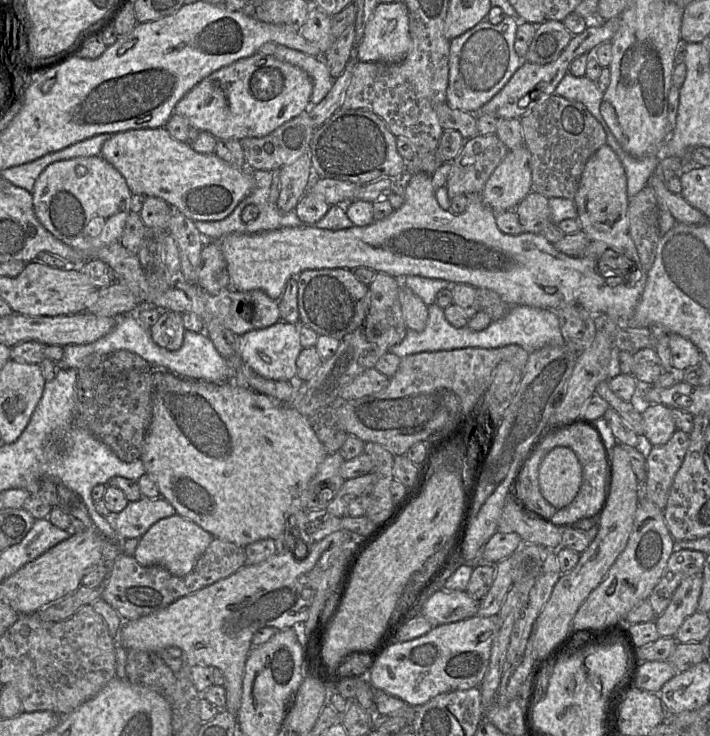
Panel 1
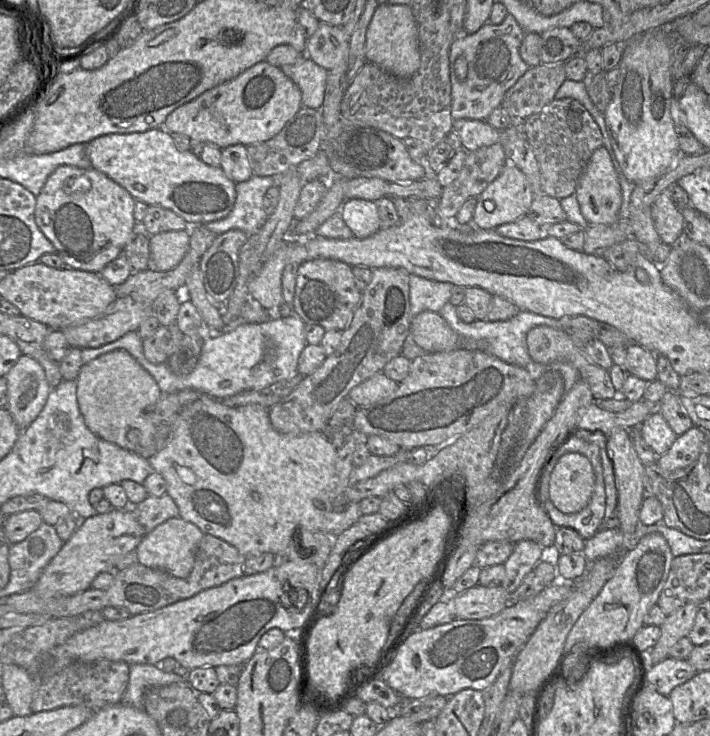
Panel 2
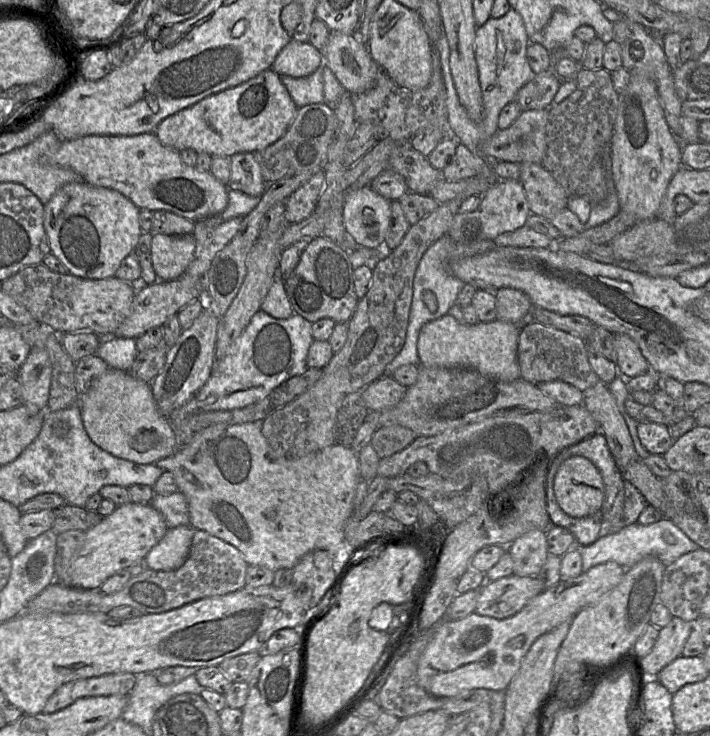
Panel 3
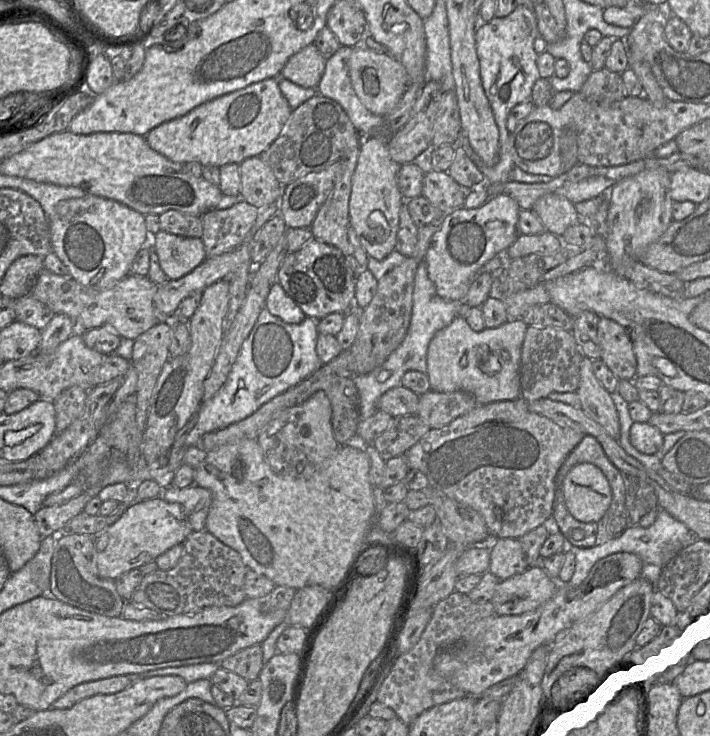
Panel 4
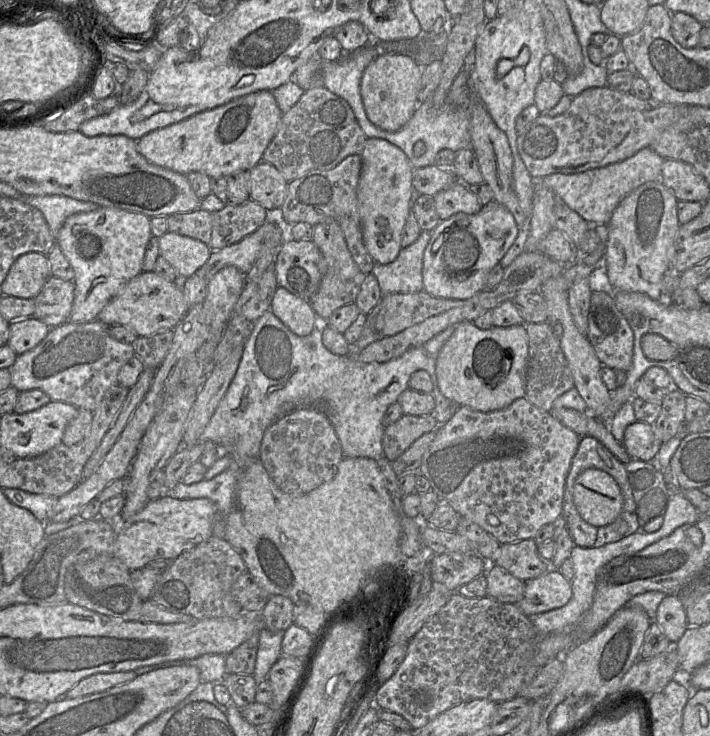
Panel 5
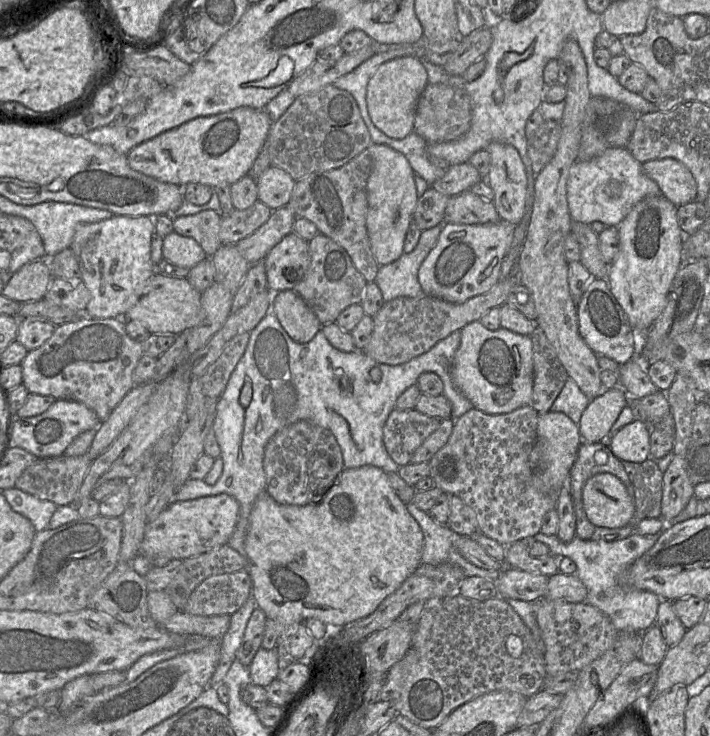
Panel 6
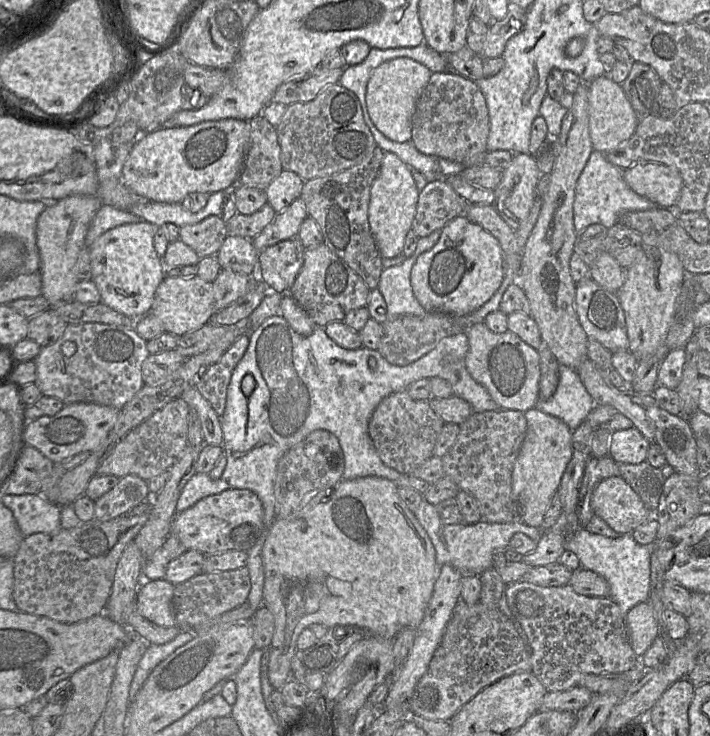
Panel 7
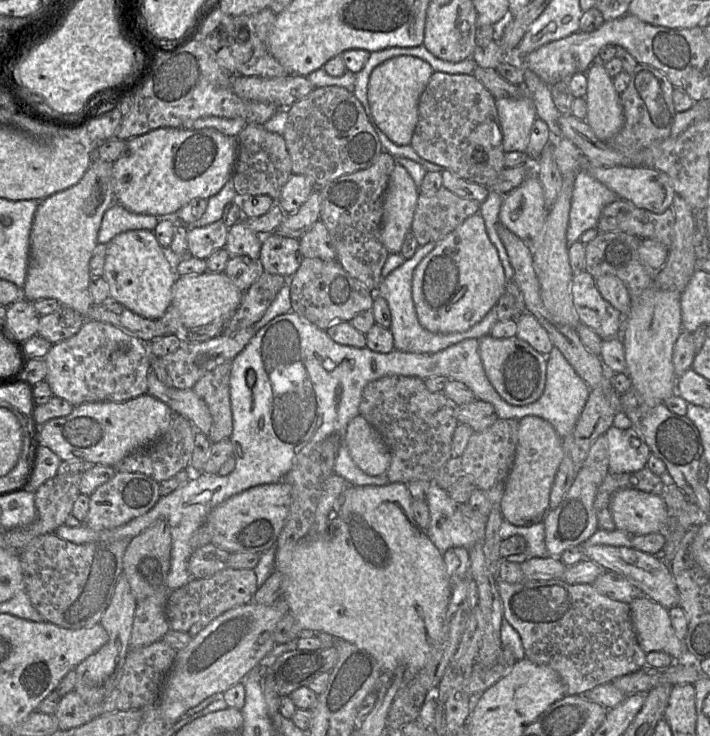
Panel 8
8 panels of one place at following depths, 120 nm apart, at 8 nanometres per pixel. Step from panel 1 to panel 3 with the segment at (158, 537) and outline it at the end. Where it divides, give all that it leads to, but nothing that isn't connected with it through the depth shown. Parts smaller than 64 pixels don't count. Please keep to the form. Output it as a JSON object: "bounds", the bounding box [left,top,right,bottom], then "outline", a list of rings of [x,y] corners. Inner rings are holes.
{"bounds":[145,525,194,571],"outline":[[[190,525],[168,528],[163,538],[145,556],[148,568],[172,571],[181,567],[188,558],[194,532]]]}

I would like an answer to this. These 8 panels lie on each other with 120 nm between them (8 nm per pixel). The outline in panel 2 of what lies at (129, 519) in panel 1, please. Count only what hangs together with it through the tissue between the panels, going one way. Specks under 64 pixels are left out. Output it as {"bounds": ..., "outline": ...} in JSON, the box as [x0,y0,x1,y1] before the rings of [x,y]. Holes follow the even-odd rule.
{"bounds":[128,494,179,534],"outline":[[[165,494],[161,497],[148,495],[137,505],[128,507],[146,534],[170,518],[179,517],[179,509],[174,500]]]}

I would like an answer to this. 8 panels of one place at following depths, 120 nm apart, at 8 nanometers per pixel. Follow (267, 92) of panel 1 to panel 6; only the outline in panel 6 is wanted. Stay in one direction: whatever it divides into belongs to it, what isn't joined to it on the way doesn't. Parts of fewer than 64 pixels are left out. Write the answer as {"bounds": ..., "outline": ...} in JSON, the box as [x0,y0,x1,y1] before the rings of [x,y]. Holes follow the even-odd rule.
{"bounds":[127,107,272,187],"outline":[[[251,107],[198,117],[134,147],[127,154],[128,164],[146,176],[181,187],[189,183],[230,187],[250,174],[272,123],[265,109]]]}

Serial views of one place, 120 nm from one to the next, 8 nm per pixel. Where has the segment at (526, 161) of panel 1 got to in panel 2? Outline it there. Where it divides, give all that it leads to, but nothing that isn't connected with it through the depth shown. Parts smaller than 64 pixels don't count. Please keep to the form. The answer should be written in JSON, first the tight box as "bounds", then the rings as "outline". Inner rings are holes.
{"bounds":[472,163,534,229],"outline":[[[507,163],[500,175],[477,198],[472,223],[481,229],[496,229],[526,216],[534,198],[526,175]]]}

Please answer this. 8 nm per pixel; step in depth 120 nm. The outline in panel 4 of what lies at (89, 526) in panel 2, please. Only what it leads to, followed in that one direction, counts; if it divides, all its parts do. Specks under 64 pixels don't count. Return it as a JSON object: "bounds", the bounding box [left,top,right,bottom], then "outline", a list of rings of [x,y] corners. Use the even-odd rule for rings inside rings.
{"bounds":[92,496,192,580],"outline":[[[162,496],[136,500],[114,524],[99,534],[92,535],[96,550],[97,575],[101,578],[115,580],[132,569],[155,561],[158,556],[171,547],[183,543],[192,531],[183,507],[179,503],[168,502]]]}

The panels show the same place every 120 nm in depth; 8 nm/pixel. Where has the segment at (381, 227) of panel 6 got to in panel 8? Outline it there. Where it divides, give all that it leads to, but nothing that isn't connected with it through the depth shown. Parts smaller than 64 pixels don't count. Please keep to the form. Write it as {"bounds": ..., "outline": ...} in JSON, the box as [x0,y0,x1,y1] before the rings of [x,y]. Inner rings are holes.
{"bounds":[381,163,419,254],"outline":[[[396,163],[384,196],[381,240],[390,254],[400,253],[406,234],[411,231],[412,221],[419,197],[418,187],[406,168]]]}

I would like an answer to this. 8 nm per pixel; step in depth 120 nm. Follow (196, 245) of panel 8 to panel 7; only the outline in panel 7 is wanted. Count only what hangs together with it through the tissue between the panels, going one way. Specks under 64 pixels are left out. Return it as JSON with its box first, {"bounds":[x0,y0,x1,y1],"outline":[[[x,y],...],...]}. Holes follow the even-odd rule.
{"bounds":[179,215,227,259],"outline":[[[216,215],[182,226],[179,230],[179,239],[193,249],[200,259],[216,255],[227,236],[226,223]]]}

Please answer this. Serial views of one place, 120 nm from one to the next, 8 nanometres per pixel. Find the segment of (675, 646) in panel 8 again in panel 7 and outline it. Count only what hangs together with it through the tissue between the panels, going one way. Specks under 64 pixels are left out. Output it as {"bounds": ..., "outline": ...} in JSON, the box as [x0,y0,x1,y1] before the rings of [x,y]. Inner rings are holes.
{"bounds":[625,601,661,657],"outline":[[[649,601],[632,607],[625,616],[625,623],[634,653],[641,657],[661,634],[654,610]]]}

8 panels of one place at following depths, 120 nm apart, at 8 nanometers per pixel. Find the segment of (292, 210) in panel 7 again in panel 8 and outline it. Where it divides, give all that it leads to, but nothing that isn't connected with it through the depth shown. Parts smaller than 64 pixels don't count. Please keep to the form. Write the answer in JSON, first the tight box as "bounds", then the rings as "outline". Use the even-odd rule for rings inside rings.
{"bounds":[274,189,320,240],"outline":[[[315,189],[297,212],[285,216],[274,232],[284,237],[292,237],[299,240],[320,220],[320,208],[319,189]]]}

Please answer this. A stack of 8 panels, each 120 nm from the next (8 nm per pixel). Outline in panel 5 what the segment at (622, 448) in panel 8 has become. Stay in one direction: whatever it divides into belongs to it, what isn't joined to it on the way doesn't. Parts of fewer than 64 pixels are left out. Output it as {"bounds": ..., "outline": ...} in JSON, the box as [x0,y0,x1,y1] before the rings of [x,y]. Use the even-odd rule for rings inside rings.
{"bounds":[622,420,661,461],"outline":[[[636,420],[627,426],[622,445],[632,459],[651,461],[661,447],[655,436],[652,424]]]}

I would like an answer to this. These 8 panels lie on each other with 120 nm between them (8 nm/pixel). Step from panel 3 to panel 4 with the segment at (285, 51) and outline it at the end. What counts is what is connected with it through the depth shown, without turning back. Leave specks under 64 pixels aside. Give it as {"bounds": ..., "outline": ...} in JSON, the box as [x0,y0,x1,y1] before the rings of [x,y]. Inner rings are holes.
{"bounds":[280,44,327,88],"outline":[[[310,44],[293,55],[285,64],[280,77],[303,88],[317,88],[325,71],[327,59]]]}

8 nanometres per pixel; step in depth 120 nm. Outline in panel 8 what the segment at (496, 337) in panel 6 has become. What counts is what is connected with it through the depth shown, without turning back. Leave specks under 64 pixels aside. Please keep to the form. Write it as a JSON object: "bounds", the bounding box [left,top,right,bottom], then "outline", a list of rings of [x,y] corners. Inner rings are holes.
{"bounds":[478,334,547,406],"outline":[[[488,334],[479,338],[478,342],[485,373],[505,401],[512,405],[523,406],[541,397],[545,388],[547,371],[547,357],[544,354],[517,336],[498,339]]]}

